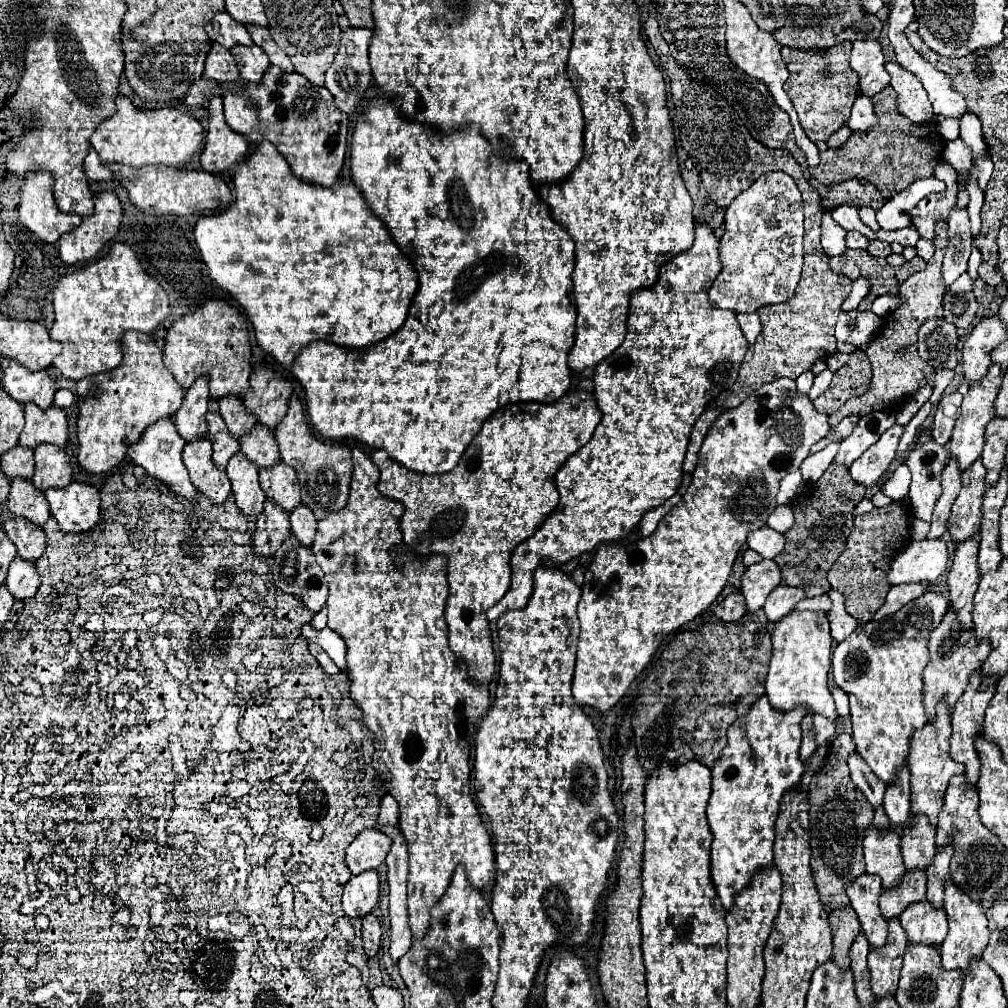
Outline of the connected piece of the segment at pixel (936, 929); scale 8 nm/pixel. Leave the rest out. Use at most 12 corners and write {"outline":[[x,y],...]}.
{"outline":[[927,900],[899,916],[909,942],[941,946],[947,934],[943,908]]}

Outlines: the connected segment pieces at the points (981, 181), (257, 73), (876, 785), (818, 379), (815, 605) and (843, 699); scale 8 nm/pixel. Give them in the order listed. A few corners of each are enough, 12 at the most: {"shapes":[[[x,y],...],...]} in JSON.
{"shapes":[[[989,154],[975,160],[979,168],[977,184],[985,190],[991,172],[993,160]],[[233,46],[243,80],[259,82],[269,58],[259,46]],[[857,752],[847,758],[851,780],[873,808],[887,788]],[[823,370],[815,376],[809,398],[815,400],[831,384],[833,372]],[[827,594],[801,598],[795,610],[825,610],[831,600]],[[833,688],[837,718],[849,716],[849,702],[841,688]]]}

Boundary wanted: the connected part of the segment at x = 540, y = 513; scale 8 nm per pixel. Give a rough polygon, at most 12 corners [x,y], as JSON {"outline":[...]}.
{"outline":[[517,402],[445,474],[371,456],[405,544],[447,556],[449,646],[495,672],[485,614],[555,474],[603,414]]}

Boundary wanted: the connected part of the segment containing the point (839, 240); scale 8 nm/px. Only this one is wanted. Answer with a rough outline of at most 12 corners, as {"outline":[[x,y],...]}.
{"outline":[[823,214],[821,244],[827,256],[847,250],[845,230]]}

